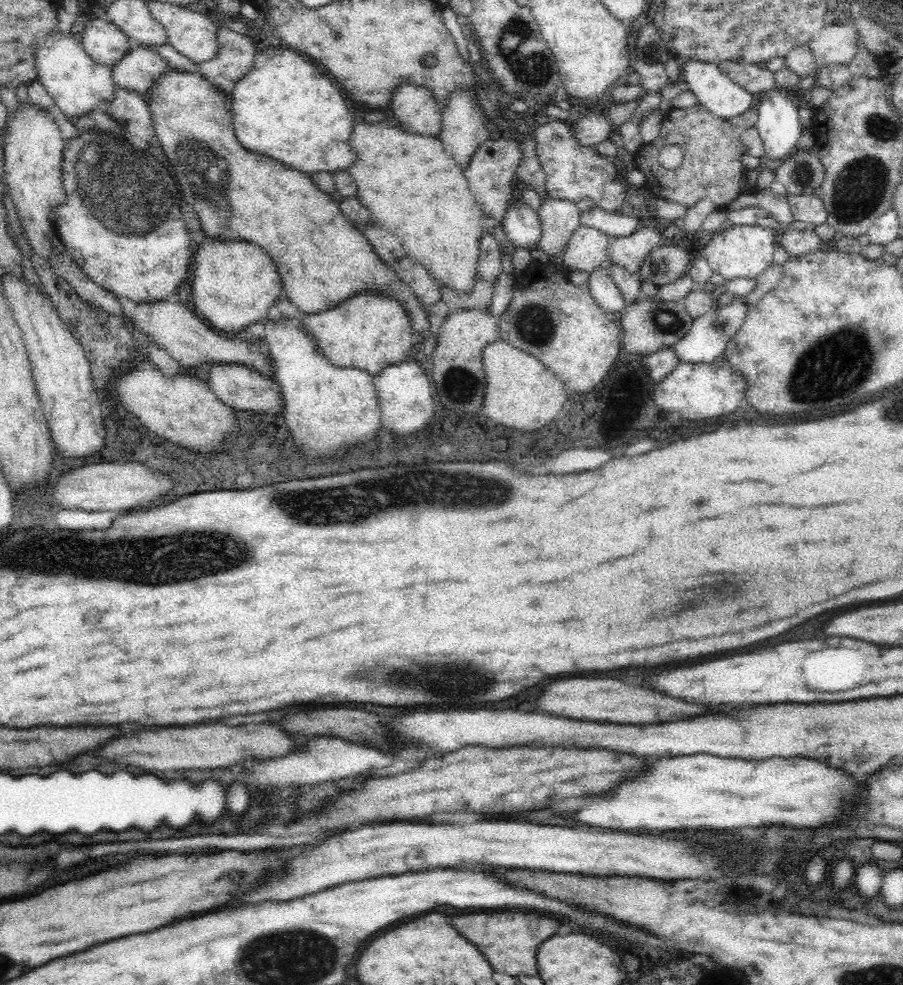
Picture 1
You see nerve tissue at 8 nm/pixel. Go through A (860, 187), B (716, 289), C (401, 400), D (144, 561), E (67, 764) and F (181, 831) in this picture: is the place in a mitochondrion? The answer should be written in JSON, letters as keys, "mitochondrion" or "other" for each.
{"A":"mitochondrion","B":"other","C":"other","D":"mitochondrion","E":"other","F":"other"}

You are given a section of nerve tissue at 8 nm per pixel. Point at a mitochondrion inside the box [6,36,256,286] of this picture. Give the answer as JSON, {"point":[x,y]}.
{"point":[117,189]}

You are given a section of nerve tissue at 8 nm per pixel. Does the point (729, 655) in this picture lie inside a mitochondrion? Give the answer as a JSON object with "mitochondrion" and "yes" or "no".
{"mitochondrion":"no"}

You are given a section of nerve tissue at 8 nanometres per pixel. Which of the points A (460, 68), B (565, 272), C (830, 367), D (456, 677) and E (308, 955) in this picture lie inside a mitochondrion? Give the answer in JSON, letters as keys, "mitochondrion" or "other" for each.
{"A":"other","B":"other","C":"mitochondrion","D":"mitochondrion","E":"mitochondrion"}

